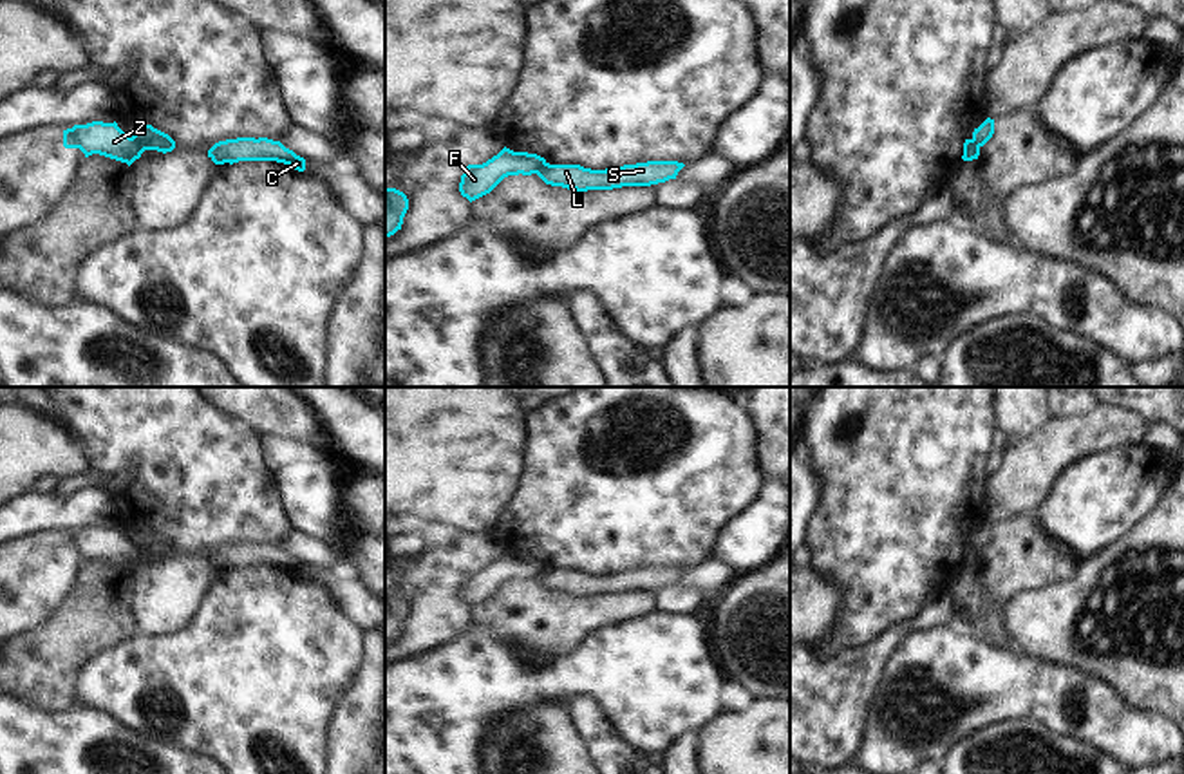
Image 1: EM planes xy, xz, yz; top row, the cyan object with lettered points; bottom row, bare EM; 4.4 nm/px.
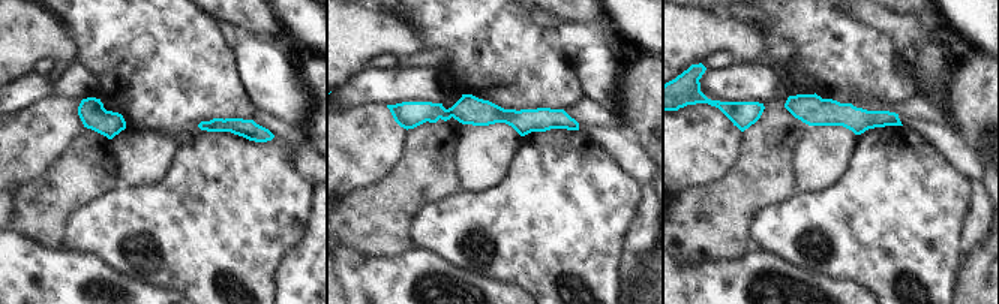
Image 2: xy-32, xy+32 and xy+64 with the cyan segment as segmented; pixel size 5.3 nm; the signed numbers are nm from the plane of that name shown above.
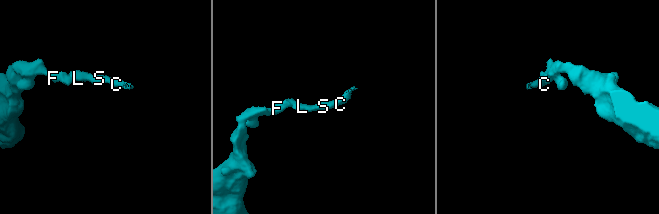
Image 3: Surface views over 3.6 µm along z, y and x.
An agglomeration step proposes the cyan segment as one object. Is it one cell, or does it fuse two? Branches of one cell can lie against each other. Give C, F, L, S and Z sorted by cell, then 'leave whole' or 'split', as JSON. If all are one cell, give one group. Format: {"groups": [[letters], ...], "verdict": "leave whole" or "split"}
{"groups": [["C", "L", "S"], ["F", "Z"]], "verdict": "split"}

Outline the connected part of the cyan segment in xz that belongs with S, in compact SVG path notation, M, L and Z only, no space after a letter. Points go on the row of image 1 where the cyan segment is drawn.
M647 161L636 165L624 165L618 168L591 170L580 165L542 165L537 168L537 175L551 186L562 186L568 190L613 190L622 186L651 186L676 179L683 168L678 161Z

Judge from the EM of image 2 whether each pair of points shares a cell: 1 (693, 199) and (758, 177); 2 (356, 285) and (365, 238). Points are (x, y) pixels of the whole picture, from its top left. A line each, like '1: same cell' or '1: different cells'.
1: same cell
2: different cells

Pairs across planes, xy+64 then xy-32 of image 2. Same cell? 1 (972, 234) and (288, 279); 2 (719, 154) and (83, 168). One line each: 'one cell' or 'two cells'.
1: one cell
2: two cells

